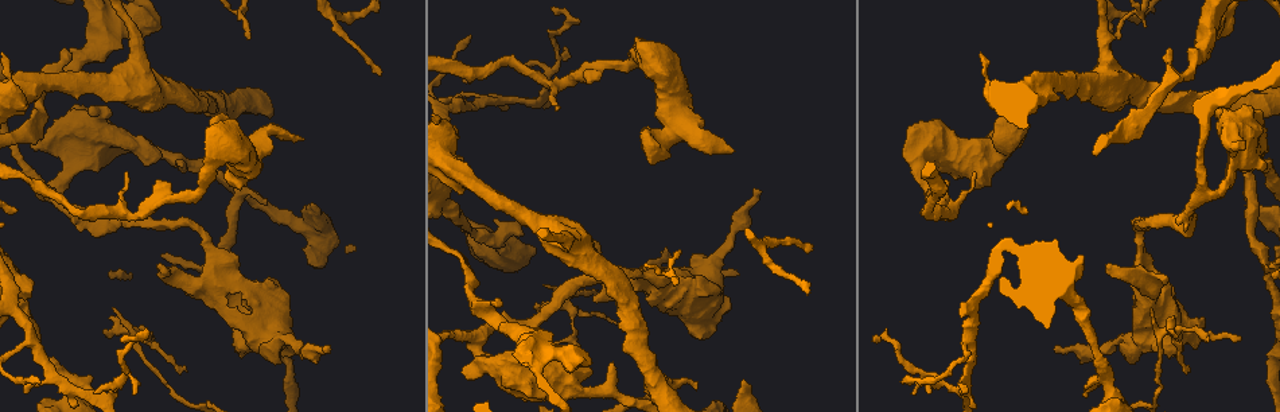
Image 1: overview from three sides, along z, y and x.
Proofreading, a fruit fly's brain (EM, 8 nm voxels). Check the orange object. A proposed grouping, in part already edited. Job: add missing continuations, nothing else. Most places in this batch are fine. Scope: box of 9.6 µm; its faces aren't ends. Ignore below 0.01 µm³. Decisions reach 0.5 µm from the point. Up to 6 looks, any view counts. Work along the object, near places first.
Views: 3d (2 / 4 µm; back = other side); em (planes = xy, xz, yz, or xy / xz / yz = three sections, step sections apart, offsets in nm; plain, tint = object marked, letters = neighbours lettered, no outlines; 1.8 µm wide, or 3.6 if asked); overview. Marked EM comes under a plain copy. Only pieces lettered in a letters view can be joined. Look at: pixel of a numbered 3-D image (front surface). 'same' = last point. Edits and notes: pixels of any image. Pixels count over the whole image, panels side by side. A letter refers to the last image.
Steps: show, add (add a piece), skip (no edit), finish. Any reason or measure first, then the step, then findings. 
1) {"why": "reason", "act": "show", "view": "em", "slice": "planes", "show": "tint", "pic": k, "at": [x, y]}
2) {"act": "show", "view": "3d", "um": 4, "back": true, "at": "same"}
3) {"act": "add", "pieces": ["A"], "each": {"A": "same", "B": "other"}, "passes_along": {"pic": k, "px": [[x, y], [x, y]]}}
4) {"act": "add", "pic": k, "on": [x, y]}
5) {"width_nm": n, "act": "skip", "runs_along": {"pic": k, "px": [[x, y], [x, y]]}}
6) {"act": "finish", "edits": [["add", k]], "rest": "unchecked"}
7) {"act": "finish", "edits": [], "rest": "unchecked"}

{"why": "an open end", "act": "show", "view": "em", "slice": "planes", "show": "letters", "pic": 1, "at": [537, 311]}

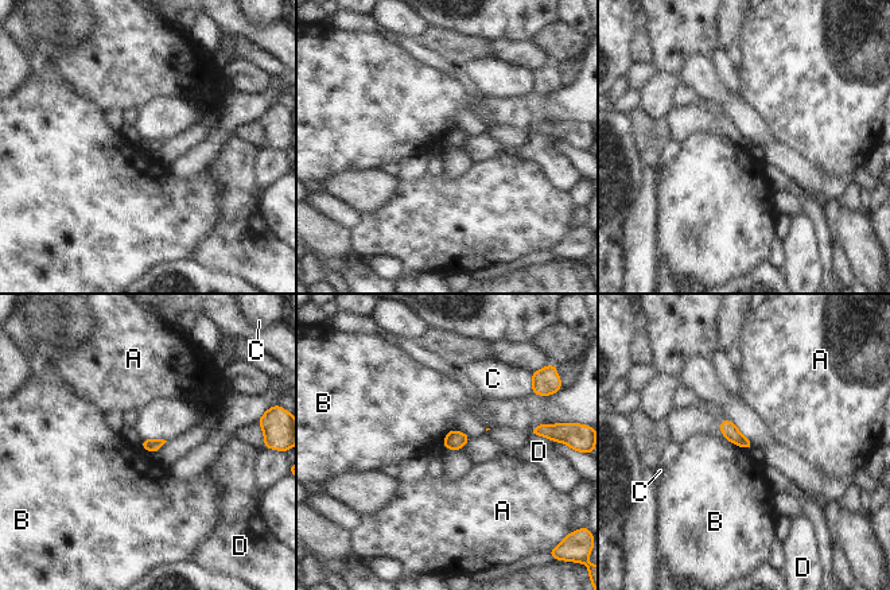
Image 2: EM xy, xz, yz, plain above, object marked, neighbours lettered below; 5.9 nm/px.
{"act": "skip", "each": {"A": "other", "B": "other", "C": "other", "D": "other"}, "found": "no lettered piece goes on from it"}

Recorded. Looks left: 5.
{"why": "stops while still wide", "act": "show", "view": "em", "um": 3.6, "slice": "planes", "show": "tint", "pic": 1, "at": [467, 376]}

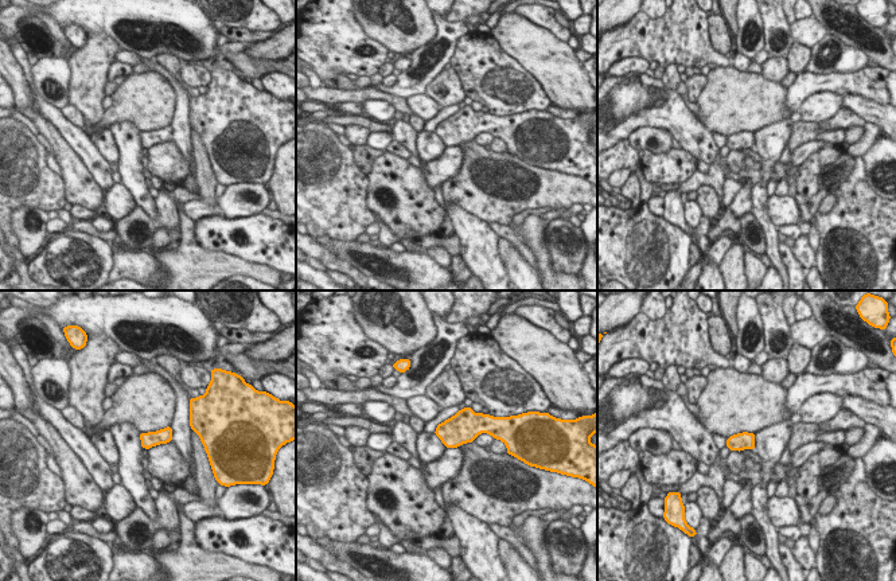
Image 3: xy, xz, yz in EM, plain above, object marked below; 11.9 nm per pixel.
{"why": "what lies round it", "act": "show", "view": "em", "um": 3.6, "slice": "planes", "show": "letters", "at": "same"}

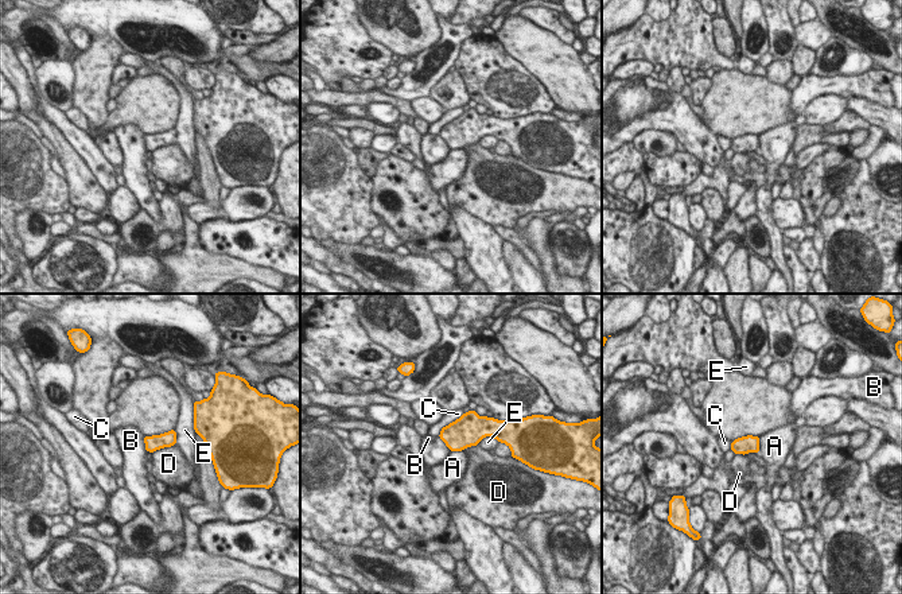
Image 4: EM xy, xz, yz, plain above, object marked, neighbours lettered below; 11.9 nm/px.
{"act": "skip", "each": {"A": "other", "B": "other", "C": "other", "D": "other", "E": "other"}, "border": {"pic": 4, "px": [[144, 435], [144, 447], [147, 450]]}, "found": "none of them fits"}

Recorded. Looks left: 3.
{"why": "free end", "act": "show", "view": "3d", "um": 4, "pic": 1, "at": [499, 306]}

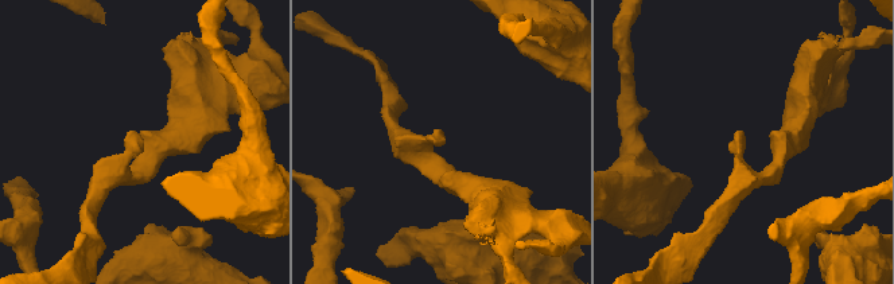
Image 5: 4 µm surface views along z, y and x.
{"act": "show", "view": "em", "slice": "yz", "step": 16, "show": "tint", "pic": 5, "at": [437, 143]}

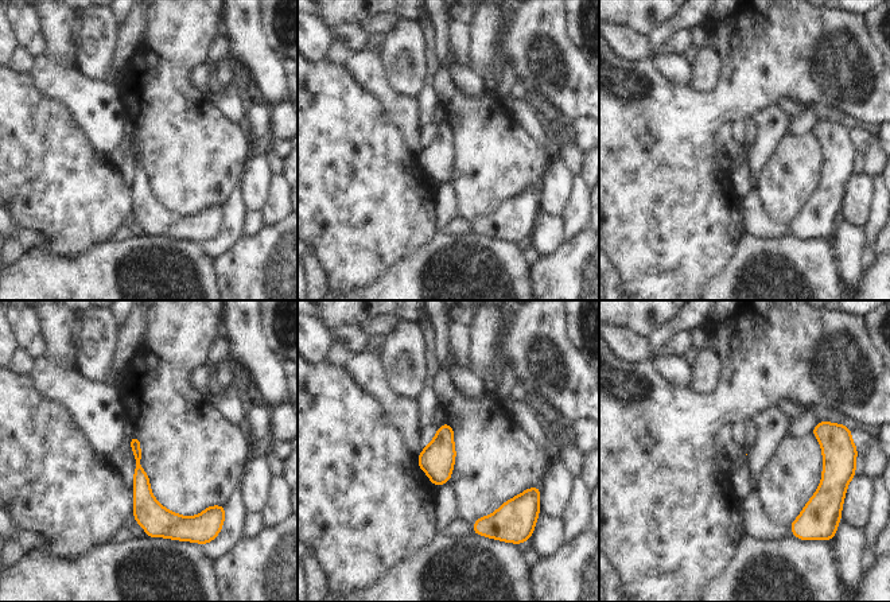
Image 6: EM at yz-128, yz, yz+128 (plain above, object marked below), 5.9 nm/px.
{"act": "show", "view": "em", "slice": "planes", "show": "letters", "at": "same"}

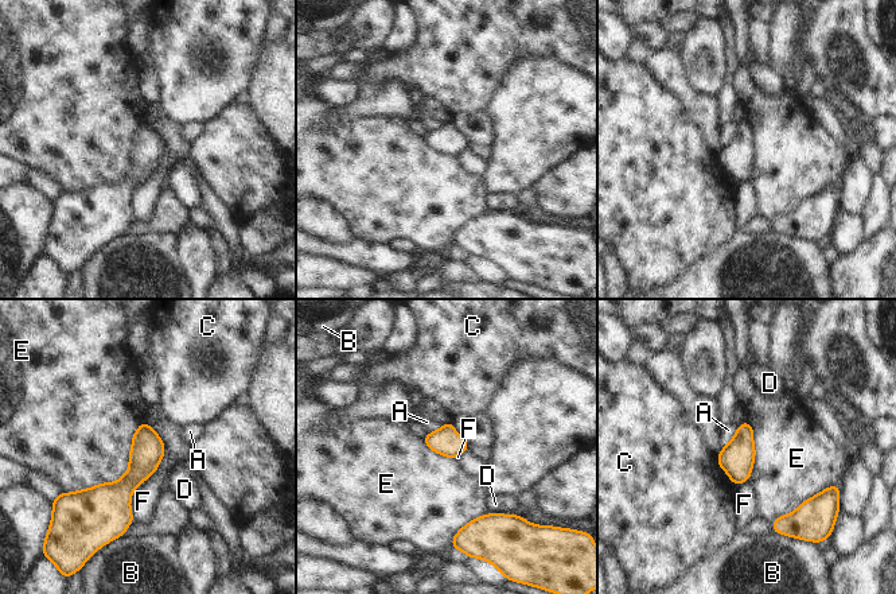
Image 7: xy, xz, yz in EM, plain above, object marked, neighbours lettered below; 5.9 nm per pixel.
{"act": "skip", "each": {"A": "other", "B": "other", "C": "other", "D": "other", "E": "other", "F": "other"}, "runs_along": {"pic": 7, "px": [[143, 426], [117, 525]]}, "found": "no lettered piece goes on from it"}

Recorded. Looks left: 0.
{"act": "finish", "edits": [], "rest": "unchecked"}

